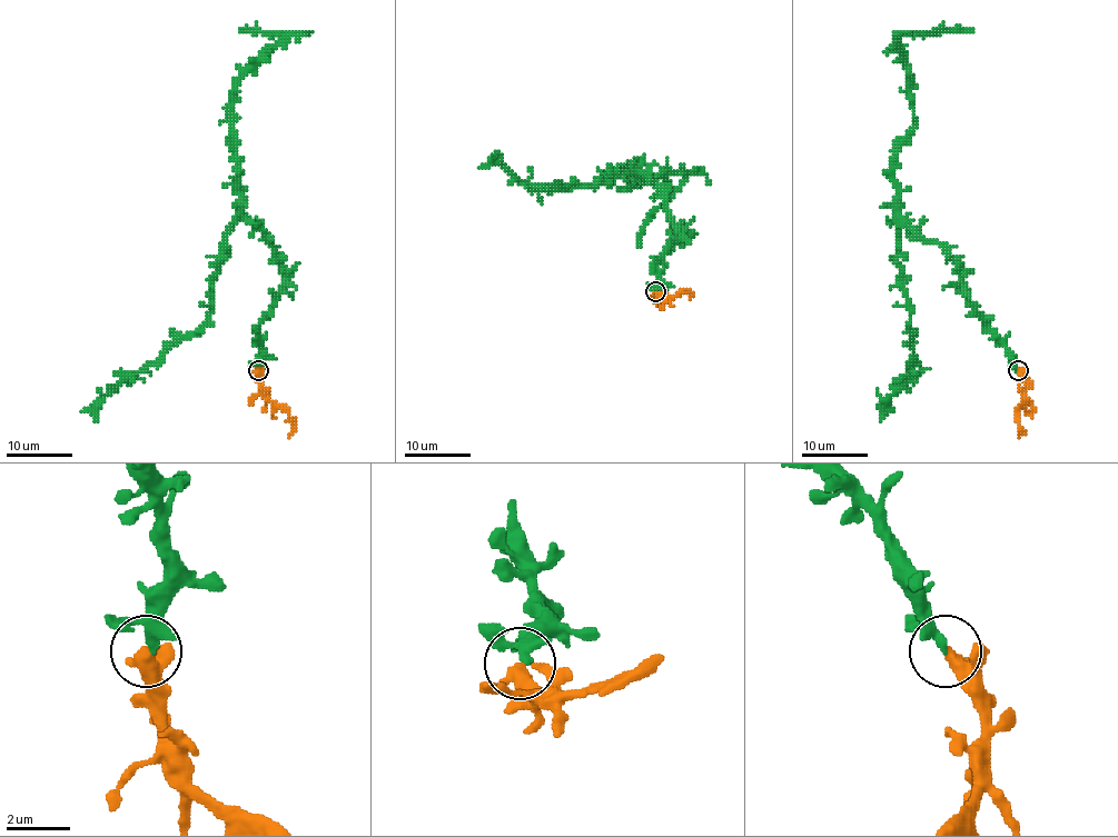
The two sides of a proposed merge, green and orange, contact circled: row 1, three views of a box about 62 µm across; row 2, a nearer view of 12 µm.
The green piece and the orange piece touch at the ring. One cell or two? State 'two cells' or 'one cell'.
one cell

